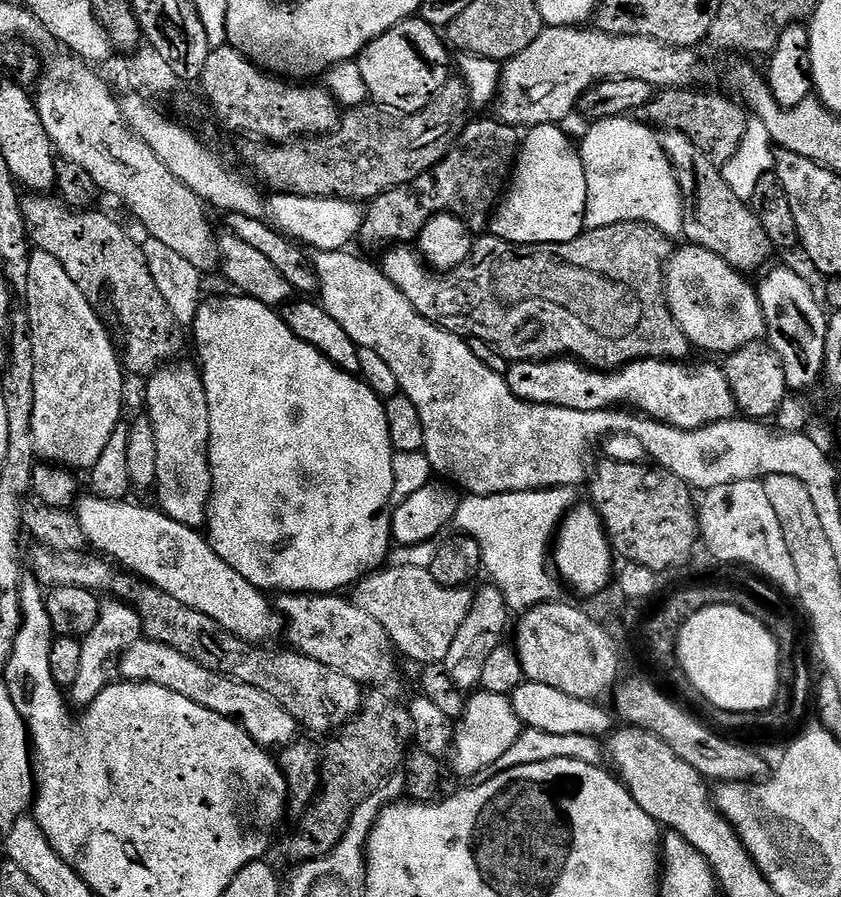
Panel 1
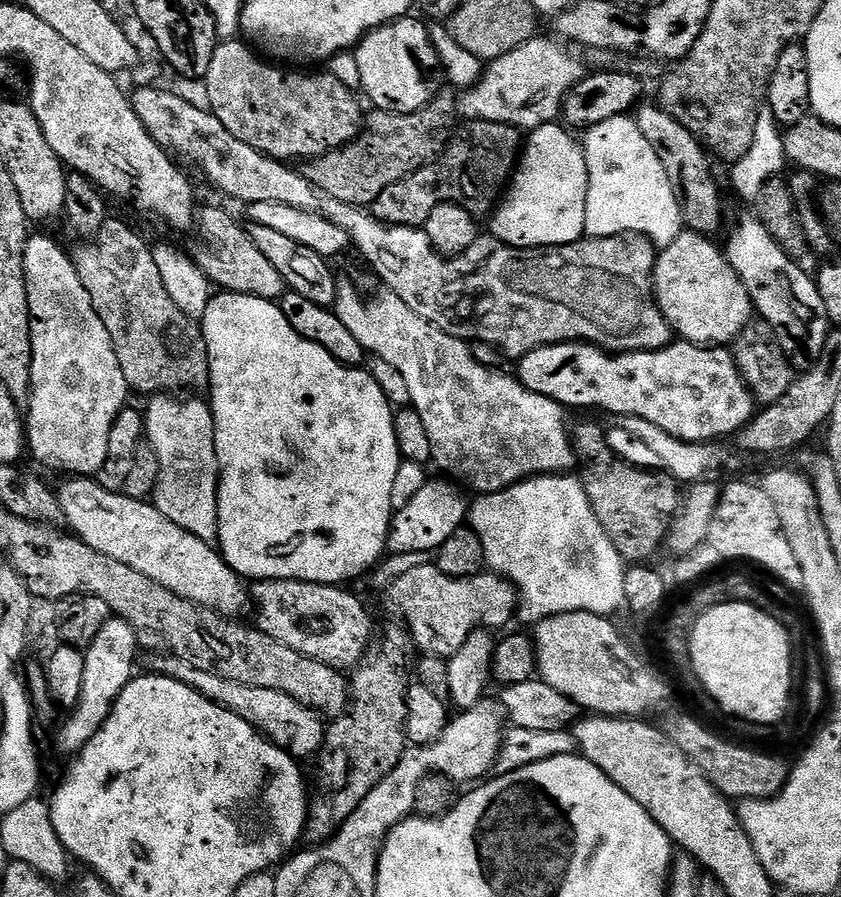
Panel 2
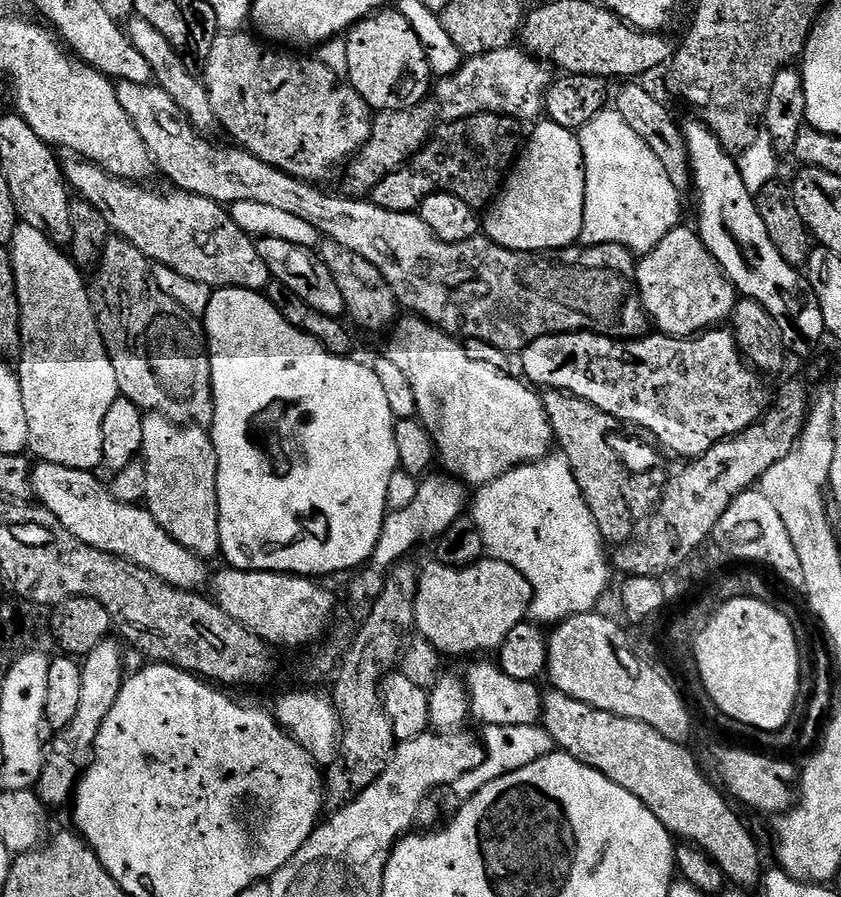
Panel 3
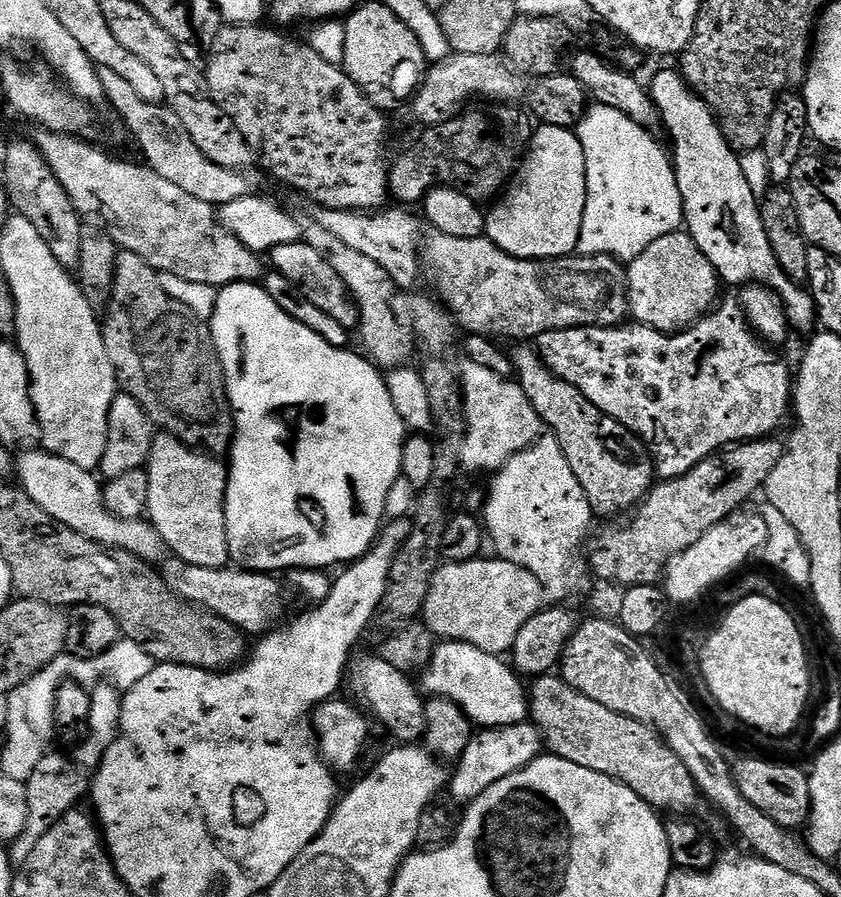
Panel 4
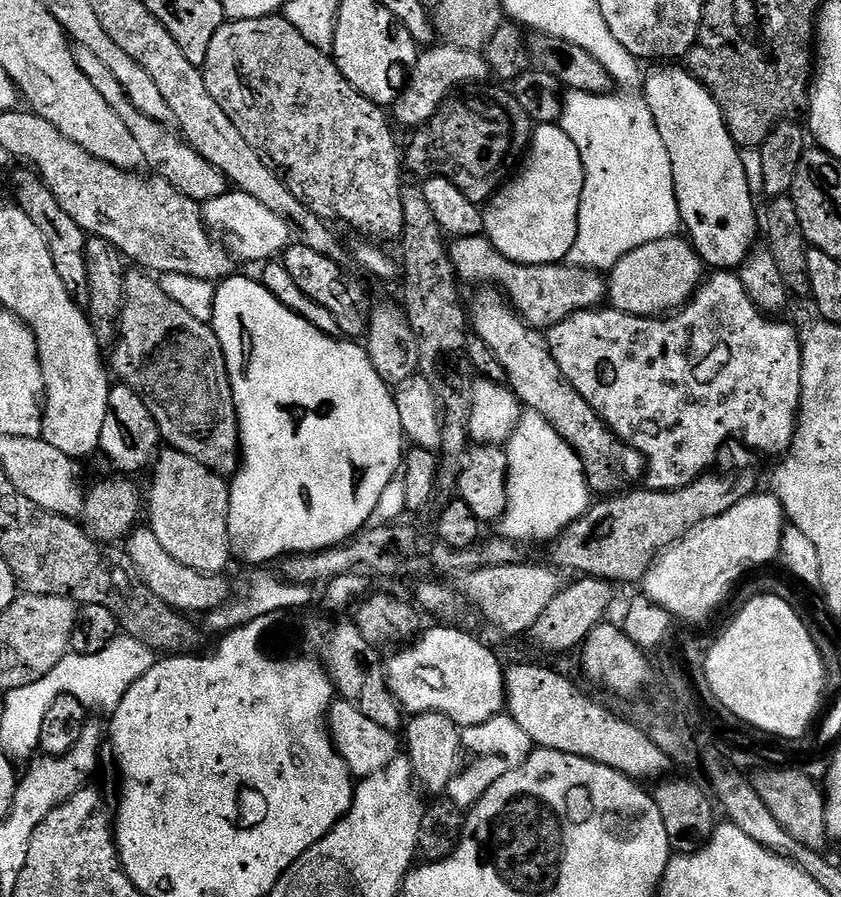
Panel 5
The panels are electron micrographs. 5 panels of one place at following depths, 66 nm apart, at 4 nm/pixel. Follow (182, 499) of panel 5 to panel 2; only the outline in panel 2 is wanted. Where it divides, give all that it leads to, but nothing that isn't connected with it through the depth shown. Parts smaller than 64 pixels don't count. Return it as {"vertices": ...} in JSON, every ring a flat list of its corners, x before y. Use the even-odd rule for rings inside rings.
{"vertices":[[157,393,144,408,145,439,154,450,159,466,152,503,170,522,211,543,218,538,217,490,220,473,213,414,207,401,176,399,180,398]]}

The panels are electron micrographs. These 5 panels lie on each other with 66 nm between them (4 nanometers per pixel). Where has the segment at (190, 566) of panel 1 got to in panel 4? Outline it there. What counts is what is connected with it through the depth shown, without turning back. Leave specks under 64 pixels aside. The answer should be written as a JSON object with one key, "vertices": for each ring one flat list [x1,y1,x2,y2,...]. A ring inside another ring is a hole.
{"vertices":[[24,450,15,461,14,472,17,477,20,475,18,484,23,492,38,502,38,506,46,510,50,518,70,526,70,530,98,542,104,548,117,548,149,562,165,559,164,540,155,526,144,518,131,520,111,512,104,503,101,481,89,469,74,466,74,462,66,462,66,458,58,458,43,450]]}

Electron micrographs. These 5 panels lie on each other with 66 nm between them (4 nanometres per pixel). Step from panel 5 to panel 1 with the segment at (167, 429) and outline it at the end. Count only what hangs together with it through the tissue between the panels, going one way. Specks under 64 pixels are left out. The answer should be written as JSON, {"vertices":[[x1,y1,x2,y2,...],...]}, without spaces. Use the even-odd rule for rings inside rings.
{"vertices":[[28,194,20,201,20,209,22,210,22,218,24,219,24,231,31,243,35,245,41,252,54,254,54,258,58,258,58,262,62,262,62,266,66,270,66,274,70,274,70,279,74,281,74,286,78,286,78,290,82,290,82,294,86,294,89,298,96,298,99,292,108,291,108,300,112,303,112,312,116,315,116,320,120,323,120,332,124,337,119,337,118,344,122,349,122,364,129,373,132,372,136,376,148,378,153,373,159,372,164,365,173,363,181,354,184,348,184,332,185,329,176,321,174,314,170,314,170,306,166,306,166,298,162,298,162,294,158,291,158,286,154,282,154,274,150,274,150,266,146,266,146,254,143,247,119,224,116,220,111,220,104,212,96,212,97,210,77,210,68,207,63,200,52,194]]}

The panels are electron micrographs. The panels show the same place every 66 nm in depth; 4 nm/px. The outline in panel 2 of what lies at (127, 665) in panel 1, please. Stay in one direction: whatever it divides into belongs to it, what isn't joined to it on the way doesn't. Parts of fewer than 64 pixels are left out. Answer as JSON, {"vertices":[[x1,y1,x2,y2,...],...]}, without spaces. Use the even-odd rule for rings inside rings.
{"vertices":[[156,654,151,657,151,660,153,673,174,678,190,686,210,702,238,714,238,718,253,724,272,743,280,748,286,748,292,756,315,757,323,748,326,724,320,713,302,706,300,702,294,702,294,698,290,698,288,694,282,694,282,690,262,690,262,686,246,686,242,682,233,682,231,678,218,678,218,674,210,674,206,670,194,670,190,662,182,662,176,656]]}

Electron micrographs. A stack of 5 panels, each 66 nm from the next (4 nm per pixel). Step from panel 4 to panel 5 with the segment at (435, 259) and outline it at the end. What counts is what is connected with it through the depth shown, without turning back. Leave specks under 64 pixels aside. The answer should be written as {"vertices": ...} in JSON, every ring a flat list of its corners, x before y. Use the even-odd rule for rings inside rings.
{"vertices":[[483,234,453,239,450,257,453,271,465,285,495,285,508,297,508,302,516,309,516,313,532,328,547,330,568,316,573,316,575,312,599,309,603,305,600,303,605,303,608,294,608,286,601,273,586,268,573,268,567,262,515,264,512,260,507,260]]}

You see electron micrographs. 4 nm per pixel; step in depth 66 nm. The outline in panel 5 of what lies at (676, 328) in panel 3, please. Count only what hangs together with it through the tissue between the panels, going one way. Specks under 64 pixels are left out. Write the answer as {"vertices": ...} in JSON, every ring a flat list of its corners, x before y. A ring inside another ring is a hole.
{"vertices":[[679,235,667,236,658,242,646,242,646,246,638,246,638,250,630,250,630,254,612,267,606,280,607,299,610,304,612,300,615,311,660,318,683,308,695,296,705,276,706,265,691,243]]}

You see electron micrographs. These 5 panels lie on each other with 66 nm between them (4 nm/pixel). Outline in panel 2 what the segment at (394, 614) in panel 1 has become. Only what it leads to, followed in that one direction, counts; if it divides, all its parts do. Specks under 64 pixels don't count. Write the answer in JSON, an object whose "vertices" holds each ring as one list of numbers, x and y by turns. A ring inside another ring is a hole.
{"vertices":[[426,562,422,566,418,566,414,570,410,570,410,574,402,574,400,578,387,585,384,600,397,612,399,619,408,630,409,636,412,637,412,643,419,651,426,656,442,656,450,657,458,654,458,650,462,650,462,642,466,642,466,638,472,632,480,629,497,630,496,628,504,628,516,616,516,606,518,597,516,589,512,587,511,582,504,579,503,576,497,576,491,570,485,570,478,573,477,576,470,578,450,578,446,574,442,574,442,570,436,568,435,563]]}

